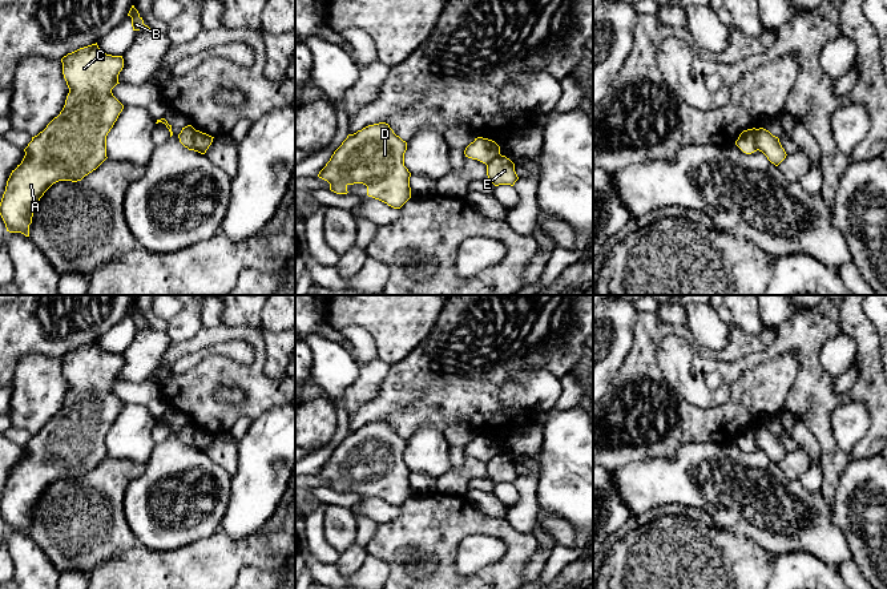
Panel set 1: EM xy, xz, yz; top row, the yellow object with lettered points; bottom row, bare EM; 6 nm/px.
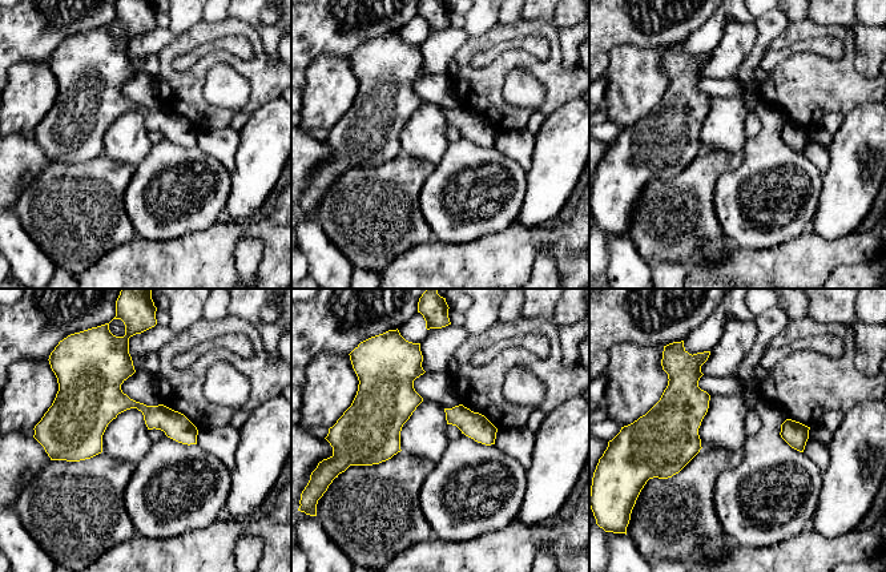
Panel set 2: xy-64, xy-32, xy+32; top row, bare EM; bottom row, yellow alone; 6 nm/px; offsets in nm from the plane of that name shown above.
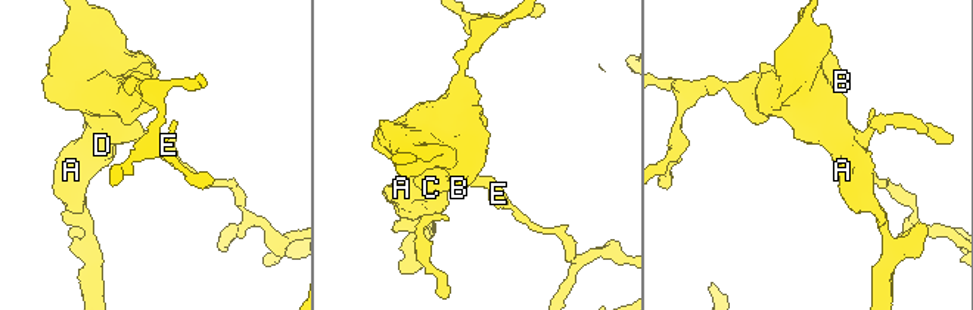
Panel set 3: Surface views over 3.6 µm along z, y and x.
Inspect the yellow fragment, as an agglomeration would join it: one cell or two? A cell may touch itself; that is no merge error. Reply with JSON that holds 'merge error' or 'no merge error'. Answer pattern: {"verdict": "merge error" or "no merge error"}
{"verdict": "merge error"}

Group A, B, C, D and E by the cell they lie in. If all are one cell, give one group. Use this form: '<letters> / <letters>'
A B C D / E

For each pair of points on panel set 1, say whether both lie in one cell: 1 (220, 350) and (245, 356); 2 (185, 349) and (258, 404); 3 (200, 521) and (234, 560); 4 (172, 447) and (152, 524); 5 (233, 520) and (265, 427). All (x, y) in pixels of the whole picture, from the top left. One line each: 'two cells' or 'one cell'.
1: one cell
2: one cell
3: two cells
4: one cell
5: one cell

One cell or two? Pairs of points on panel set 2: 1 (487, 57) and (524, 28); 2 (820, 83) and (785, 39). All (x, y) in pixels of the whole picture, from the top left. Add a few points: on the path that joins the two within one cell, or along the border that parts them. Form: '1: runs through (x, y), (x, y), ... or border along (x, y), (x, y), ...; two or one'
1: border along (536, 36), (518, 36), (479, 52); two
2: runs through (846, 59), (848, 41), (837, 31), (812, 29); one

